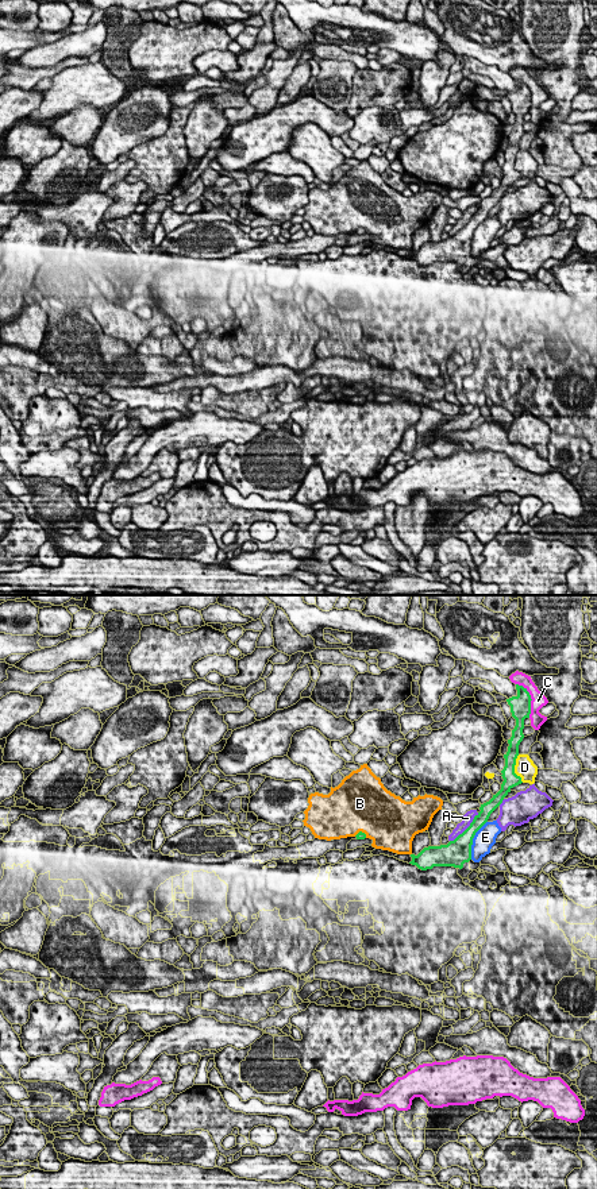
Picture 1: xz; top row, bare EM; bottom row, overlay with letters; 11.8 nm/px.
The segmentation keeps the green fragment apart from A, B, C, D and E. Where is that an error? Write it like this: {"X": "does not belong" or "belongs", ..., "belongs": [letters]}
{"A": "does not belong", "B": "does not belong", "C": "does not belong", "D": "does not belong", "E": "does not belong", "belongs": []}

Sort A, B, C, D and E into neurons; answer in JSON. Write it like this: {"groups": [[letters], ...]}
{"groups": [["A"], ["B"], ["C"], ["D"], ["E"]]}

